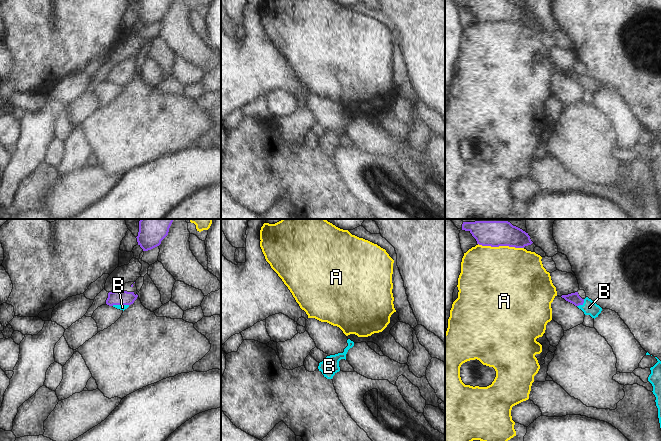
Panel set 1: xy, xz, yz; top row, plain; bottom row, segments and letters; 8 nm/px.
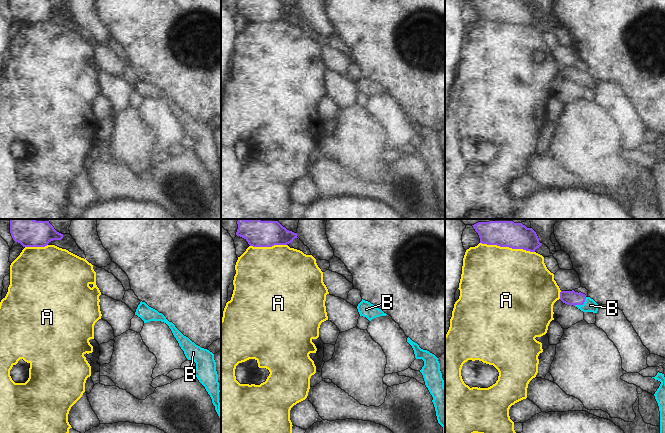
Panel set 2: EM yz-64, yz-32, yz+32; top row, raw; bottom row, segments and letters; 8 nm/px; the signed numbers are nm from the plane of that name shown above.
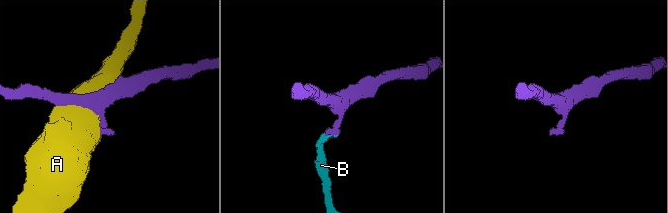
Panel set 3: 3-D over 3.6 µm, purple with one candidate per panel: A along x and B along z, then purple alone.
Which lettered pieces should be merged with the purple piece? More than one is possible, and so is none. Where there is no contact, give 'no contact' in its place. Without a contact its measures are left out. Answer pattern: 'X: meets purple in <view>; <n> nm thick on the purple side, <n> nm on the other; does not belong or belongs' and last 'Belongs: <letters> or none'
A: meets purple in yz; 190 nm thick on the purple side, 480 nm on the other; does not belong
B: meets purple in xy; 110 nm thick on the purple side, 50 nm on the other; belongs
Belongs: B

